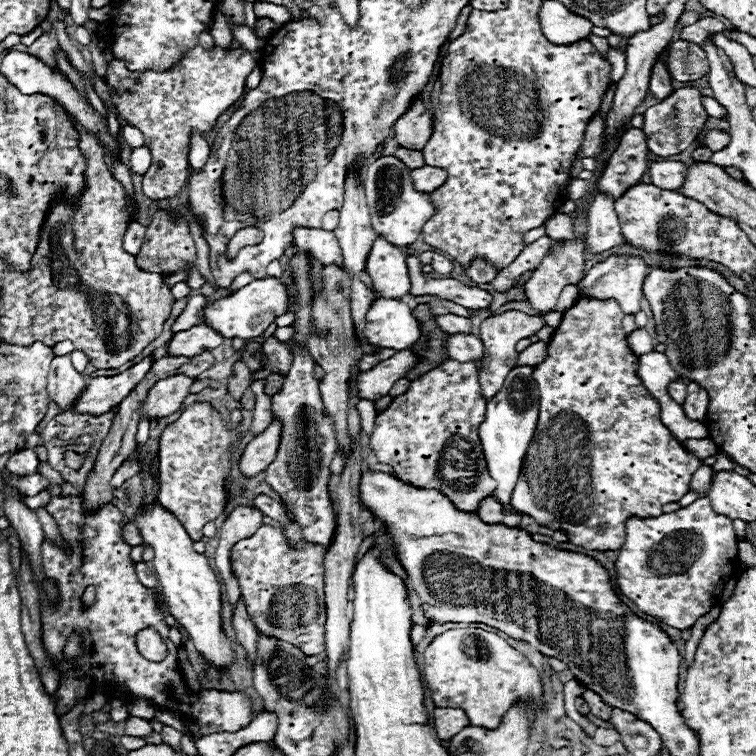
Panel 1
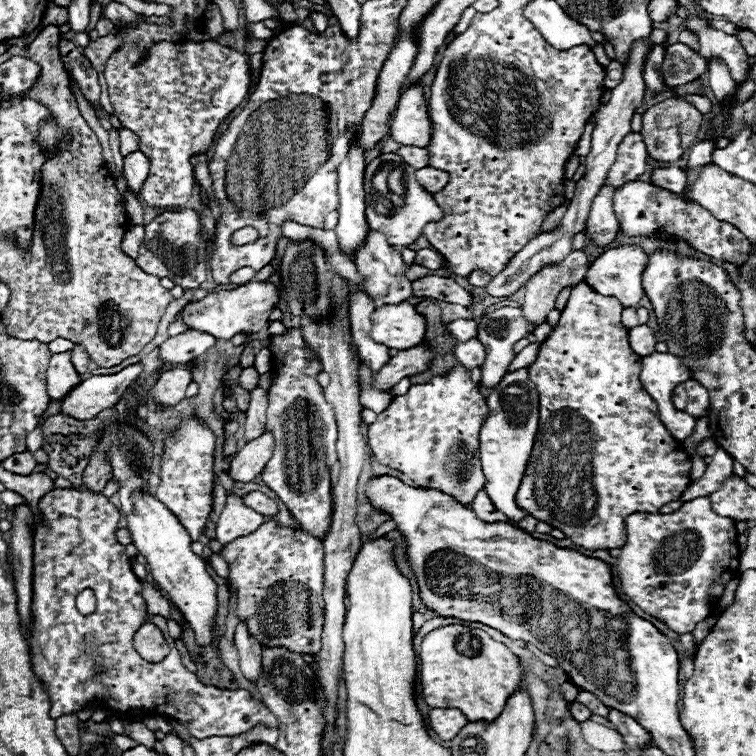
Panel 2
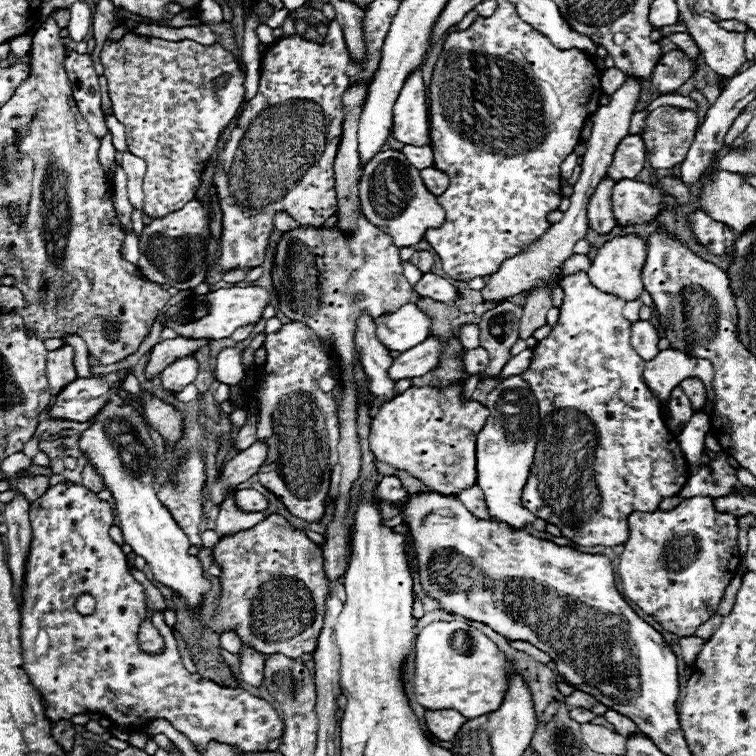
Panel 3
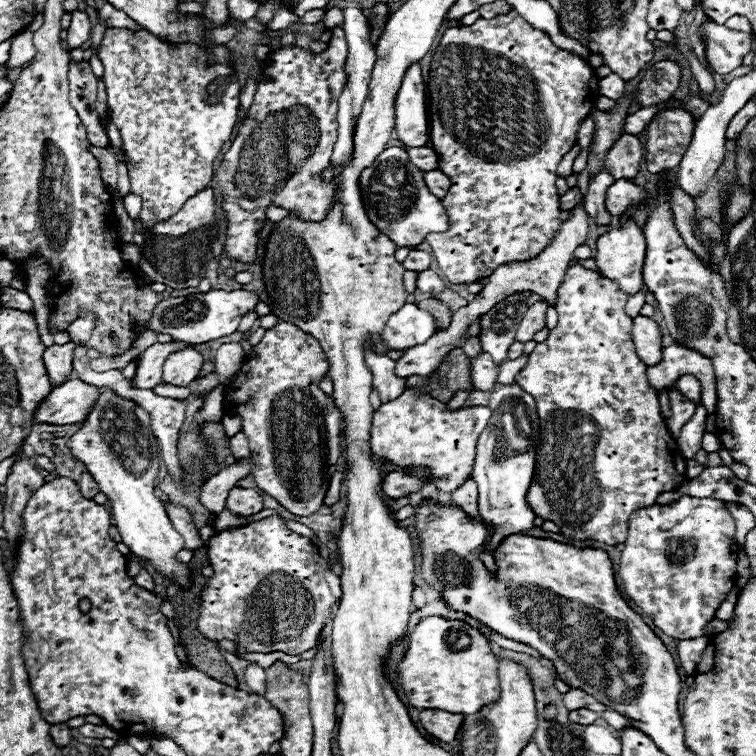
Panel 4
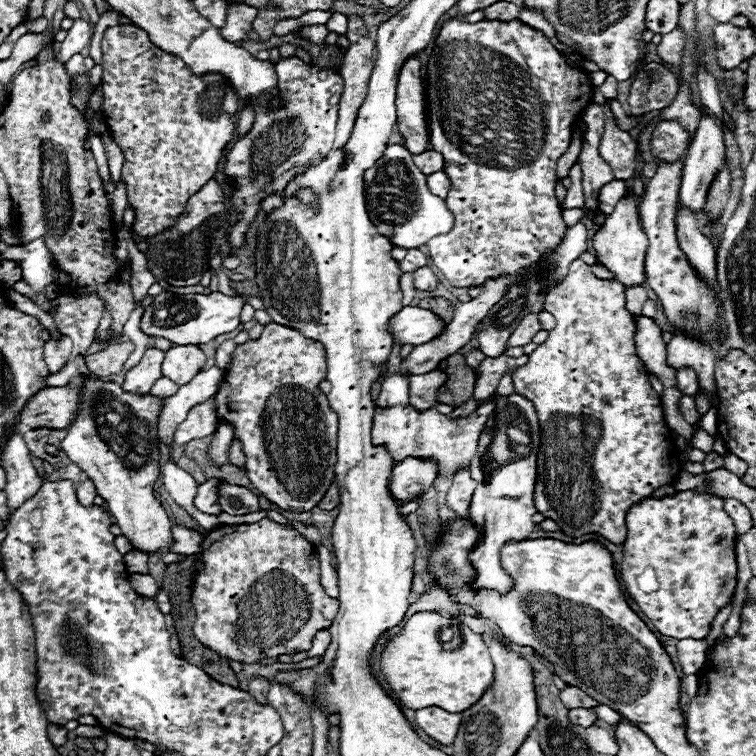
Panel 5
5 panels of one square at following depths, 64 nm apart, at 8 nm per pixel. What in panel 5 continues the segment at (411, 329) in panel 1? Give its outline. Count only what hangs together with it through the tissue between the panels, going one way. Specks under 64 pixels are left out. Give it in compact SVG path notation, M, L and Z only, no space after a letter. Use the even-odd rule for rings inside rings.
M406 306L390 320L388 330L394 336L394 344L420 346L438 338L446 330L446 326L448 324L430 310Z

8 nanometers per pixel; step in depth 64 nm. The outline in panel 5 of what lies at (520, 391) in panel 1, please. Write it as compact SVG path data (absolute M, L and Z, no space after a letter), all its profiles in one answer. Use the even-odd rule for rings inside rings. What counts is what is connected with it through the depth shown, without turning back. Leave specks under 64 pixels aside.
M518 394L508 398L498 398L496 412L490 414L488 432L492 432L490 444L478 448L470 462L472 478L478 482L478 488L472 494L468 518L480 532L484 532L482 540L470 550L468 560L476 570L476 580L472 584L474 590L496 590L498 594L506 594L512 590L512 578L500 566L500 548L510 540L528 540L534 522L532 516L536 514L534 508L534 484L536 484L536 452L538 452L538 416L534 404L524 400ZM506 426L518 428L526 434L526 444L518 448L510 448Z

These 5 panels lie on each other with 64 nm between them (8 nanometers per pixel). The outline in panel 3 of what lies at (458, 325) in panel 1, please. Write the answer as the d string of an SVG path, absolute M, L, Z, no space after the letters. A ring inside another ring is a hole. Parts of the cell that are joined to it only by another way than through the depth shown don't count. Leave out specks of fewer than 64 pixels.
M464 324L464 326L460 326L458 338L460 338L464 350L480 348L480 330L478 330L478 326L474 326L474 324Z

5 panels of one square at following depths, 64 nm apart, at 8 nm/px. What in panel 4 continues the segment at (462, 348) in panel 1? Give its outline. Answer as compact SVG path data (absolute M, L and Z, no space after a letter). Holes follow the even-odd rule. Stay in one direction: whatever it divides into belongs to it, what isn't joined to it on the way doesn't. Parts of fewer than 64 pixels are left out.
M480 352L480 356L474 358L470 364L472 364L474 390L484 390L484 392L492 390L492 386L496 384L498 372L500 372L500 364L494 364L486 352Z

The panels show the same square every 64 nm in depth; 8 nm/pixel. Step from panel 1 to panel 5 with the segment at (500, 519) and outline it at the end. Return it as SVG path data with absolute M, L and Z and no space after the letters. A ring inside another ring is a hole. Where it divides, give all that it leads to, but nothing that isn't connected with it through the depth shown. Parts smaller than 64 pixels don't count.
M462 468L452 478L452 484L450 484L448 494L446 494L446 506L454 514L458 514L460 518L468 516L468 506L470 506L470 498L474 494L474 488L476 488L476 482L472 480L470 470L468 468Z

